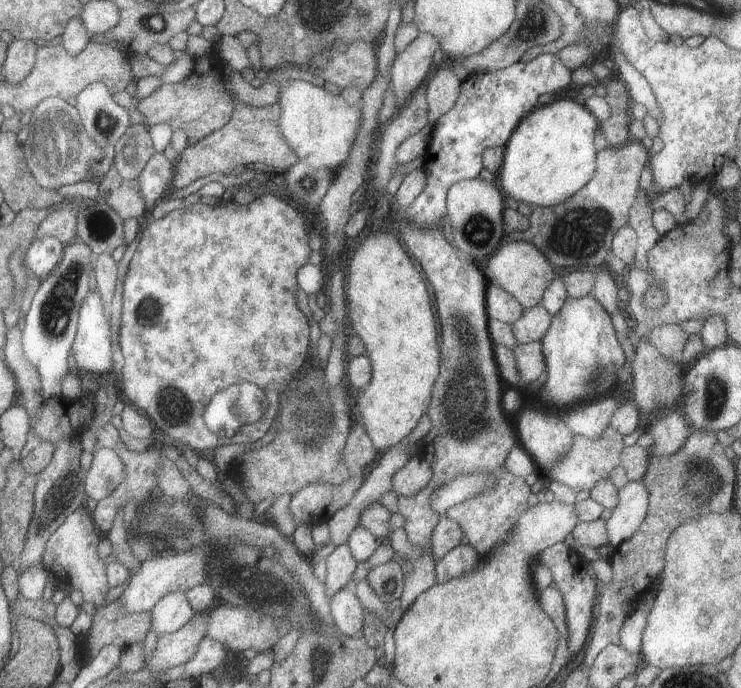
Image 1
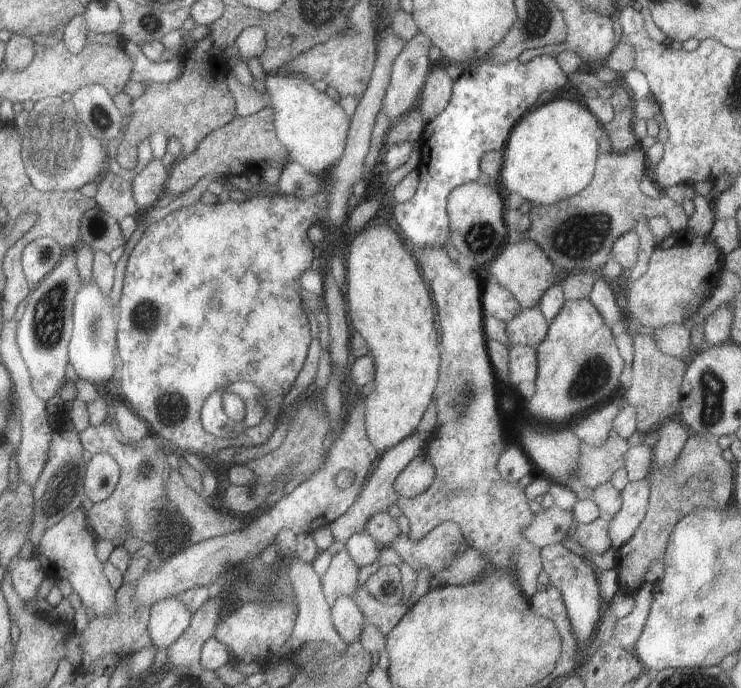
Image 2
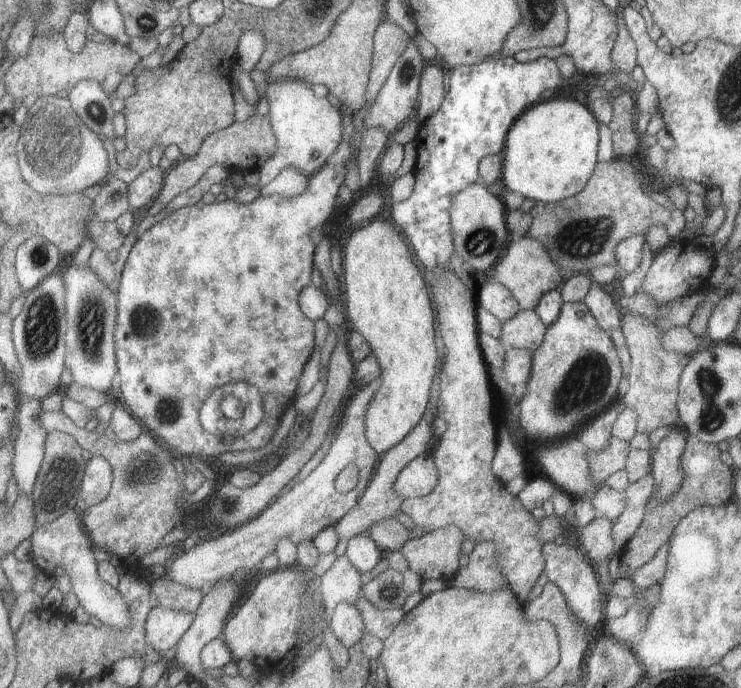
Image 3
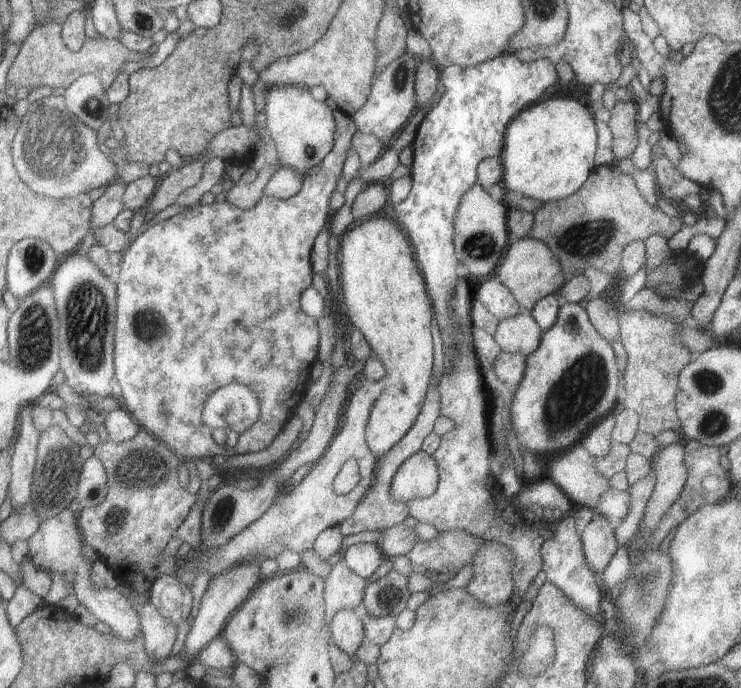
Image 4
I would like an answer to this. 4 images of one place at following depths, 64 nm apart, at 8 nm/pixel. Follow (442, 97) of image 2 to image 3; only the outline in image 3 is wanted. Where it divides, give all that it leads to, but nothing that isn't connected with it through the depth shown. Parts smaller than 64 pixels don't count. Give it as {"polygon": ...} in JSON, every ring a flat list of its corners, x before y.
{"polygon":[[427,64,423,68,421,84,419,84,419,106,415,110,415,116,425,122,431,118,439,108,443,98,447,96,447,84,443,82,443,70,437,64]]}

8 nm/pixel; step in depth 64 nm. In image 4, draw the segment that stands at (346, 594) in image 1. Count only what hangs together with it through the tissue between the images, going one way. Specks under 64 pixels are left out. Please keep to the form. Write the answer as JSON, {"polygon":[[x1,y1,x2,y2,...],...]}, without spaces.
{"polygon":[[339,608,335,610,331,618,331,640,349,654,357,652,359,646,365,640,365,630,361,622,361,610,349,610,349,608]]}

